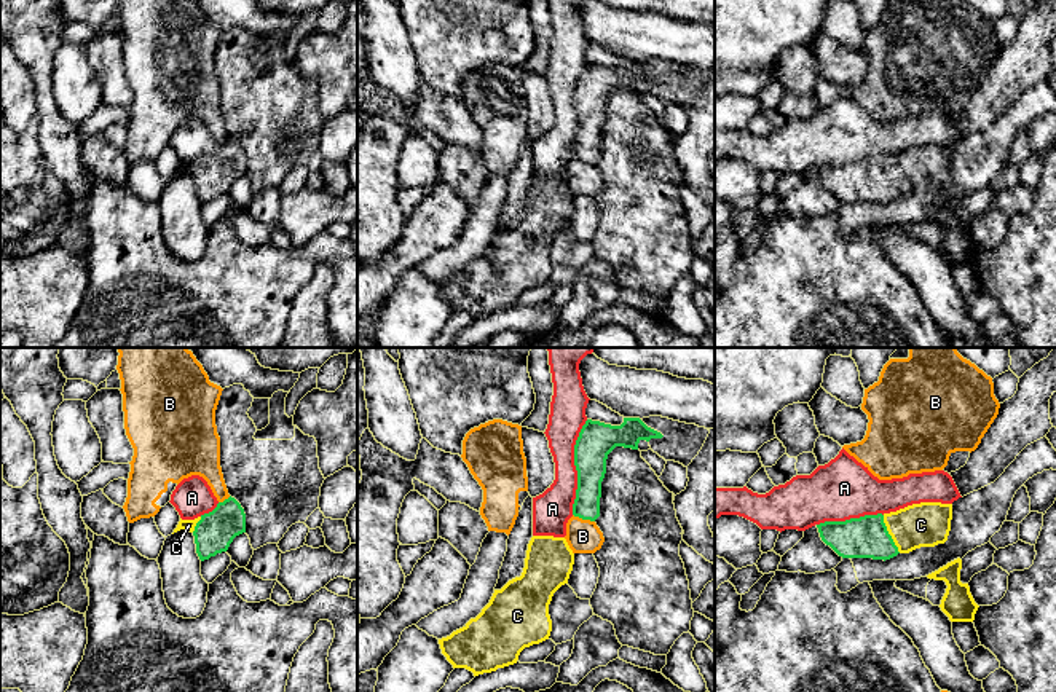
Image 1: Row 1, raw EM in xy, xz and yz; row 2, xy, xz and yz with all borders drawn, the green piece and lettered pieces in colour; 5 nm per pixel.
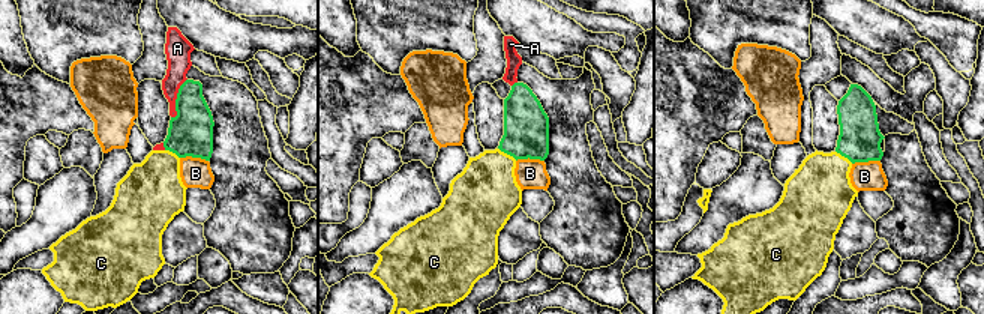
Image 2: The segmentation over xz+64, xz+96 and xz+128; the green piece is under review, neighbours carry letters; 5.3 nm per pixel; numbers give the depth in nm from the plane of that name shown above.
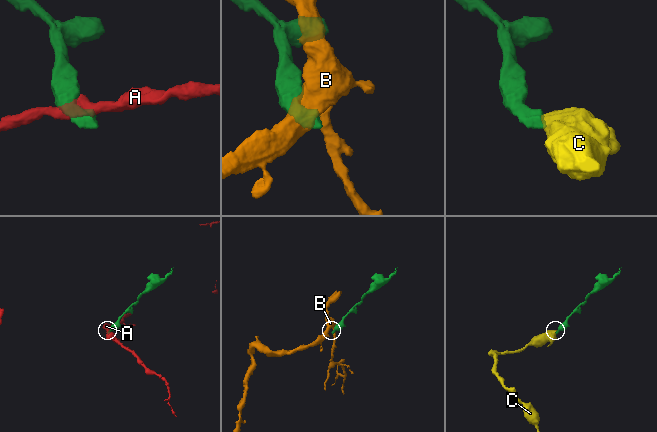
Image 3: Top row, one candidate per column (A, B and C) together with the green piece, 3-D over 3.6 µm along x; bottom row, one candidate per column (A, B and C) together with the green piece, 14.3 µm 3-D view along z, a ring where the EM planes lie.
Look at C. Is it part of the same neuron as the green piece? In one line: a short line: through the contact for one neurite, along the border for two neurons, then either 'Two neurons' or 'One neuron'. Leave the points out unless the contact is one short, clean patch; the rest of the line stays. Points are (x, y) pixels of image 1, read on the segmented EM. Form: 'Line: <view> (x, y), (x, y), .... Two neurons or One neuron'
Line: yz (866, 536), (889, 534), (921, 525). One neuron

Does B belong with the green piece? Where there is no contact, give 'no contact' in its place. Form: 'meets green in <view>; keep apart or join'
meets green in xz; keep apart

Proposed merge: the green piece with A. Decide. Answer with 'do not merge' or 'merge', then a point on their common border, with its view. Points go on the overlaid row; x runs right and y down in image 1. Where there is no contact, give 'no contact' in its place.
do not merge | xz (576, 467)

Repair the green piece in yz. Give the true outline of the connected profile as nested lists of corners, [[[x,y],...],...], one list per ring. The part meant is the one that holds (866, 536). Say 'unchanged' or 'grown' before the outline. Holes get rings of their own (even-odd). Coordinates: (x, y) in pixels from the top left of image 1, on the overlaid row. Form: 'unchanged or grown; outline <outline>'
grown; outline [[[920,502],[890,513],[817,525],[822,541],[842,558],[890,560],[948,541],[952,504]]]

